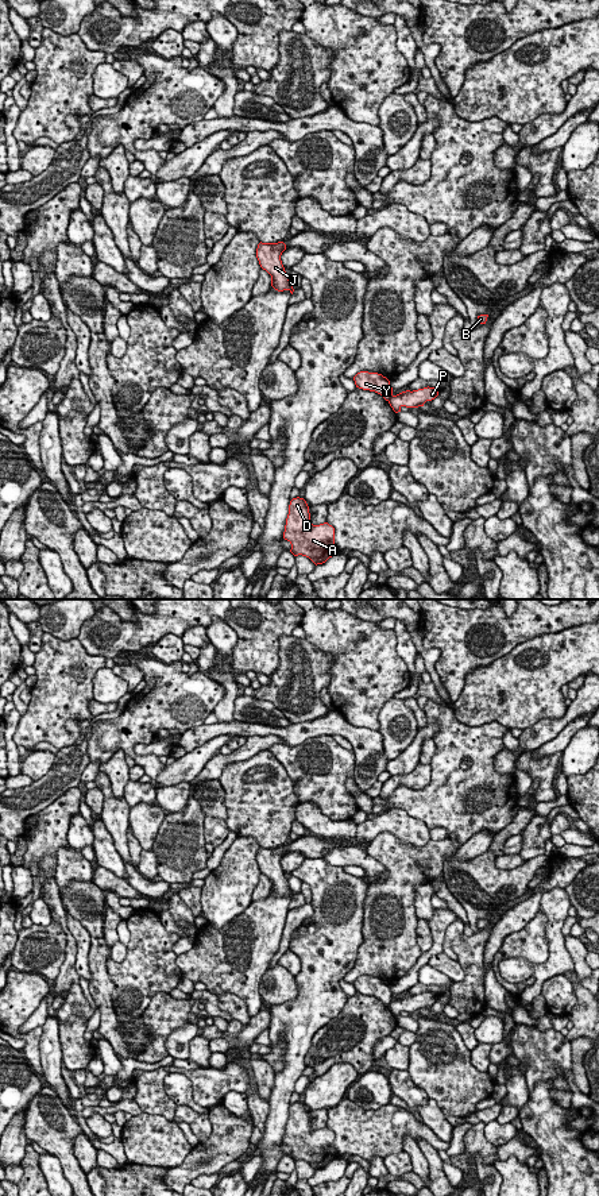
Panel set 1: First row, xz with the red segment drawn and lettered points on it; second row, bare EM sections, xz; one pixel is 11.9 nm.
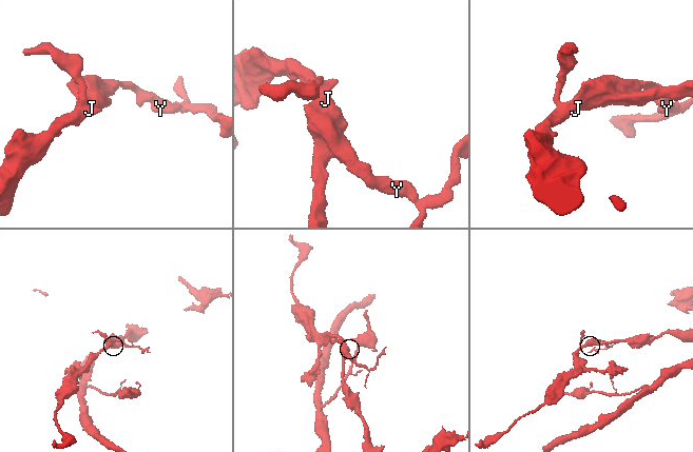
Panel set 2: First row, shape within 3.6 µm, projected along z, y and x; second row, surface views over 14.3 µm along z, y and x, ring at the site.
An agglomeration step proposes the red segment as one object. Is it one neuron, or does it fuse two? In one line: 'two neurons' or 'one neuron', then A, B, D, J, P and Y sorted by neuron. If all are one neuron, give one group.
two neurons | A D J Y / B P

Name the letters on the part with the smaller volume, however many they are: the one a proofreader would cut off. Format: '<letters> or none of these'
B, P

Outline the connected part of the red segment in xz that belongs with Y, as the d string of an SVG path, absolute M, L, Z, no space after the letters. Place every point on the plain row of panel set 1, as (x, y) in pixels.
M360 976L353 981L355 989L359 994L370 995L380 999L386 1006L393 1002L390 985L378 977Z

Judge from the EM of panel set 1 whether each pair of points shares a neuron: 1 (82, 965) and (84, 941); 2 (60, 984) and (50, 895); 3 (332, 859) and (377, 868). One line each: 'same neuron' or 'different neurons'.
1: same neuron
2: same neuron
3: same neuron

